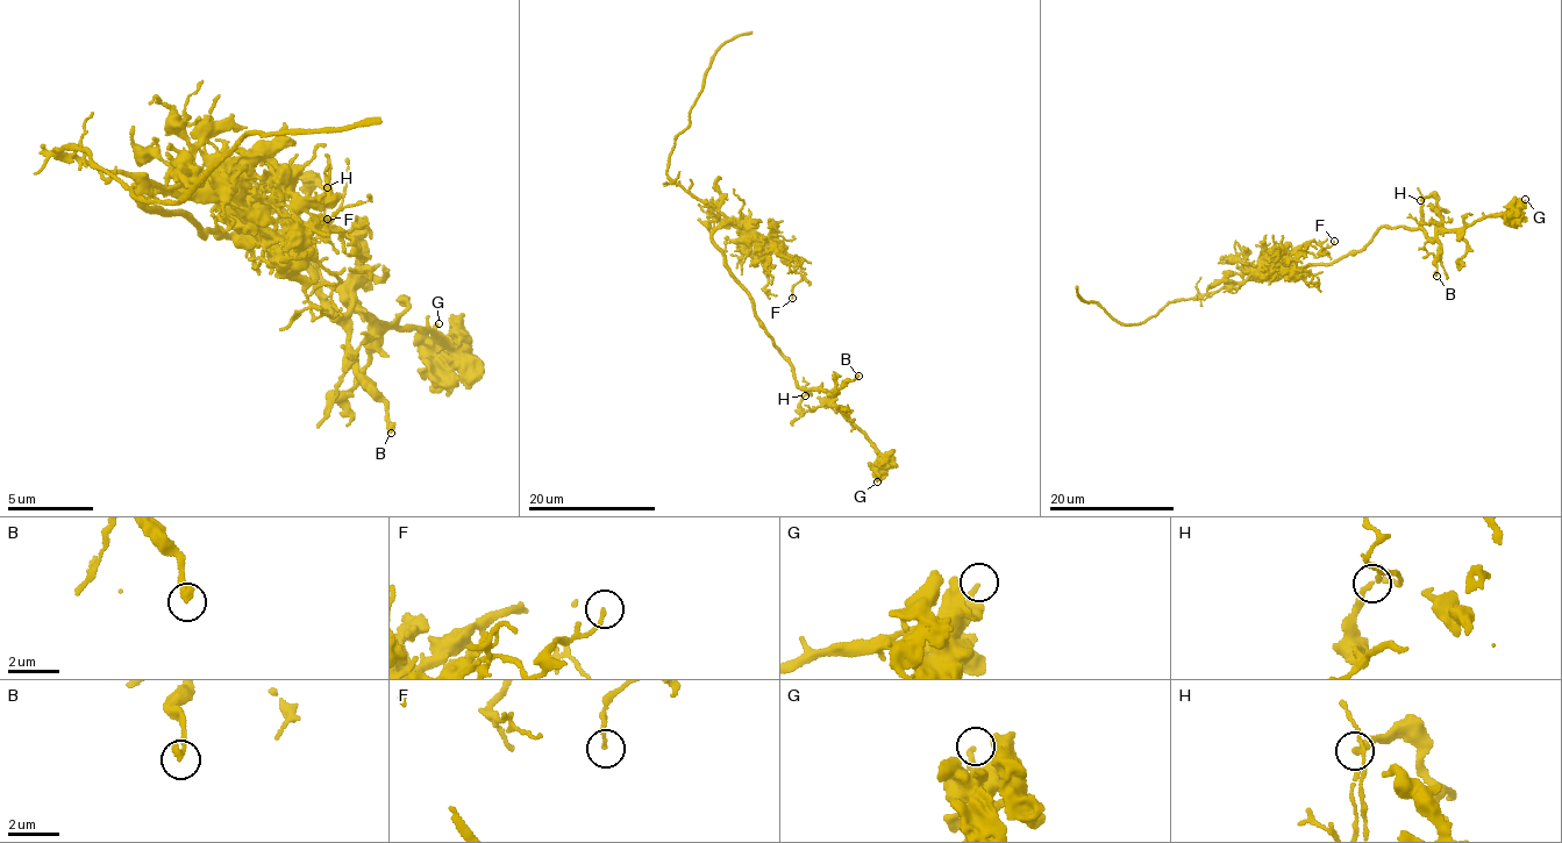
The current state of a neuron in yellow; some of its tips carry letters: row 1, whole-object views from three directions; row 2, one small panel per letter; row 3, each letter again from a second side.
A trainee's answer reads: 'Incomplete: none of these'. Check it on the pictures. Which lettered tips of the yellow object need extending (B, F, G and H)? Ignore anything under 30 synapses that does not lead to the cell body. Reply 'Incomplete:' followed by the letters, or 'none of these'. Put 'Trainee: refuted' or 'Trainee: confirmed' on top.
Trainee: confirmed
Incomplete: none of these

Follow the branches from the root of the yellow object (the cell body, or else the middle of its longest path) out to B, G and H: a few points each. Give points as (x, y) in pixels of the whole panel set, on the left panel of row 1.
B: (151, 206), (223, 238), (277, 211), (282, 242), (347, 335), (347, 371), (385, 405), (391, 433)
G: (151, 206), (223, 238), (271, 207), (339, 313), (357, 300), (398, 329), (446, 337), (433, 347), (439, 323)
H: (151, 206), (223, 238), (271, 207), (343, 313), (299, 211), (314, 176), (327, 187)

